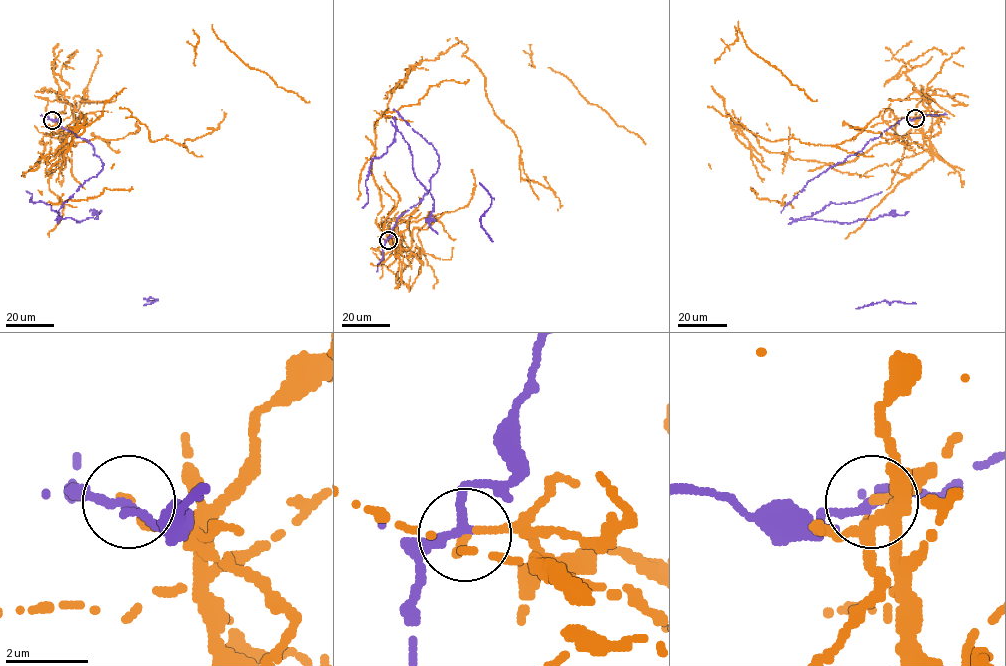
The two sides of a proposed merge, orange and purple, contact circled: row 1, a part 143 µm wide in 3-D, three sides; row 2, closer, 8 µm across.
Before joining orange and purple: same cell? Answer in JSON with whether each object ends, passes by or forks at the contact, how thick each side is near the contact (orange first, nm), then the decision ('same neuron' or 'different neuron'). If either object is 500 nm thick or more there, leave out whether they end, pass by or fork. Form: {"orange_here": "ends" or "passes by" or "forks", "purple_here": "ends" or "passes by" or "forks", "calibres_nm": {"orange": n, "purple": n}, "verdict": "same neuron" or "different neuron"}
{"orange_here": "ends", "purple_here": "passes by", "calibres_nm": {"orange": 240, "purple": 220}, "verdict": "different neuron"}

